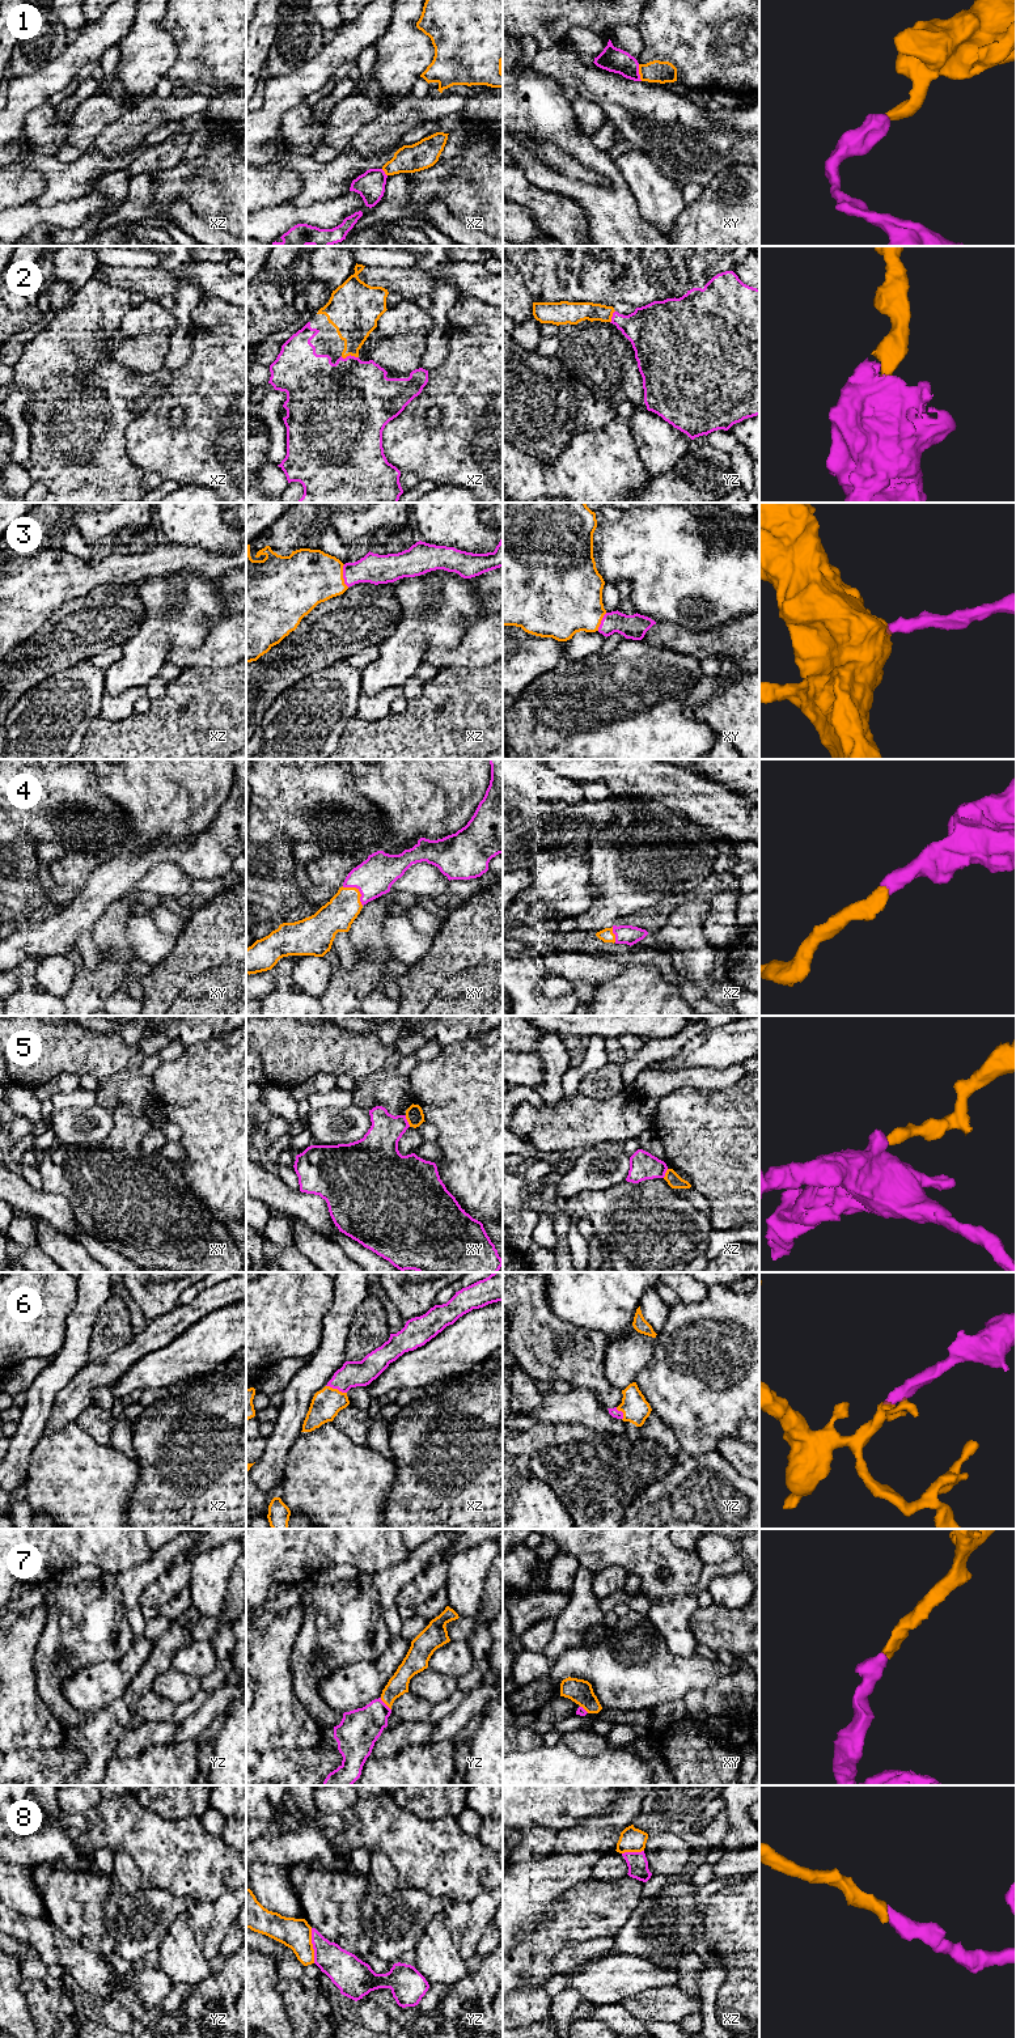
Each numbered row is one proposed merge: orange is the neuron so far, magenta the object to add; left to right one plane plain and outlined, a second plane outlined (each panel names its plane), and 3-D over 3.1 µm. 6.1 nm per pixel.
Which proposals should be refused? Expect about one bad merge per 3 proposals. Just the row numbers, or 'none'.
1, 5

